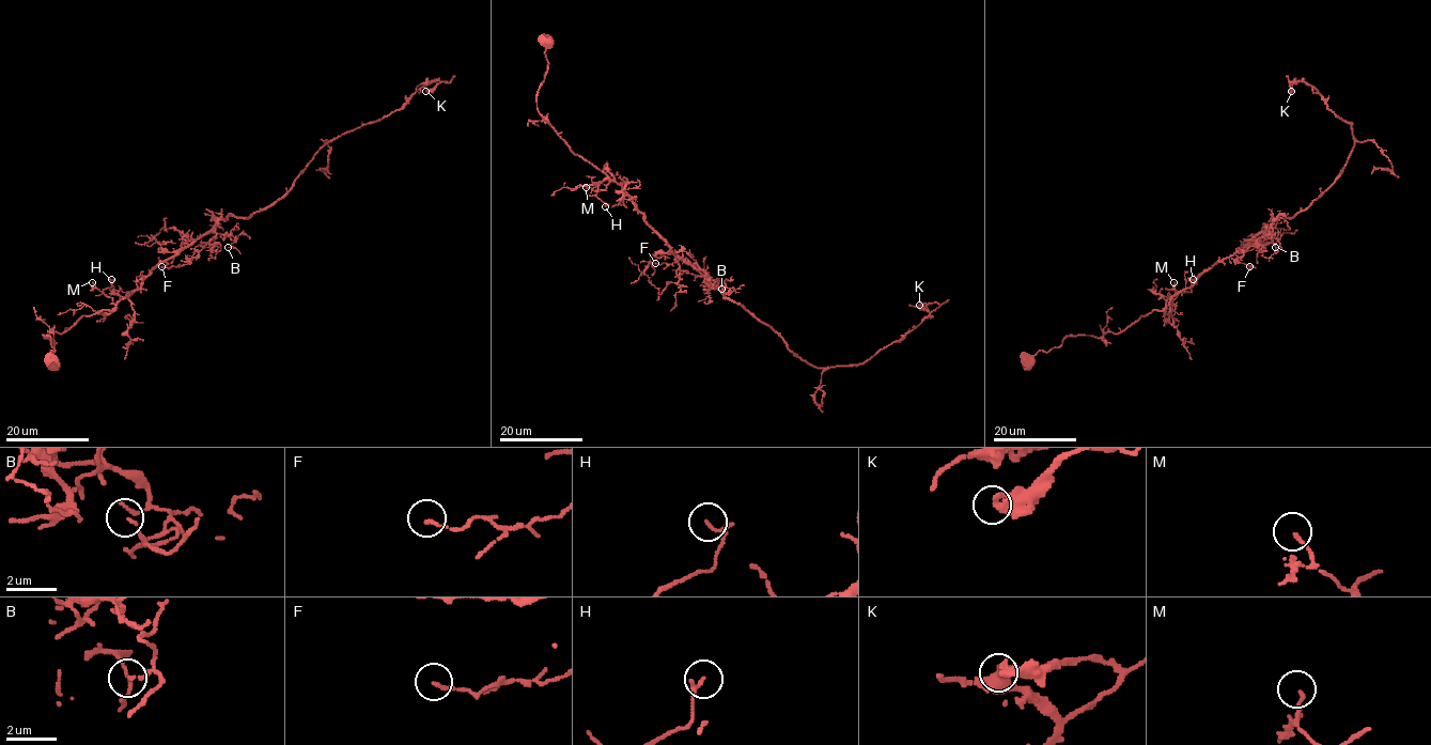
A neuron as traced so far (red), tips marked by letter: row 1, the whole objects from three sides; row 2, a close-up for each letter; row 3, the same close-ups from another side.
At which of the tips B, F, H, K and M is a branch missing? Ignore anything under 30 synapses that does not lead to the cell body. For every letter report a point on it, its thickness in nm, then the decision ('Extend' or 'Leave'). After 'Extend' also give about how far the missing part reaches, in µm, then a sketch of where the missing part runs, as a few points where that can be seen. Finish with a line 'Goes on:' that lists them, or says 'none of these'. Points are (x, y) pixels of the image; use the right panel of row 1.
B: Place: (1275, 247). Thickness 100 nm. Leave
F: Place: (1249, 266). Thickness 120 nm. Leave
H: Place: (1193, 279). Thickness 100 nm. Leave
K: Place: (1291, 91). Thickness 400 nm. Leave
M: Place: (1173, 282). Thickness 120 nm. Leave
Goes on: none of these

